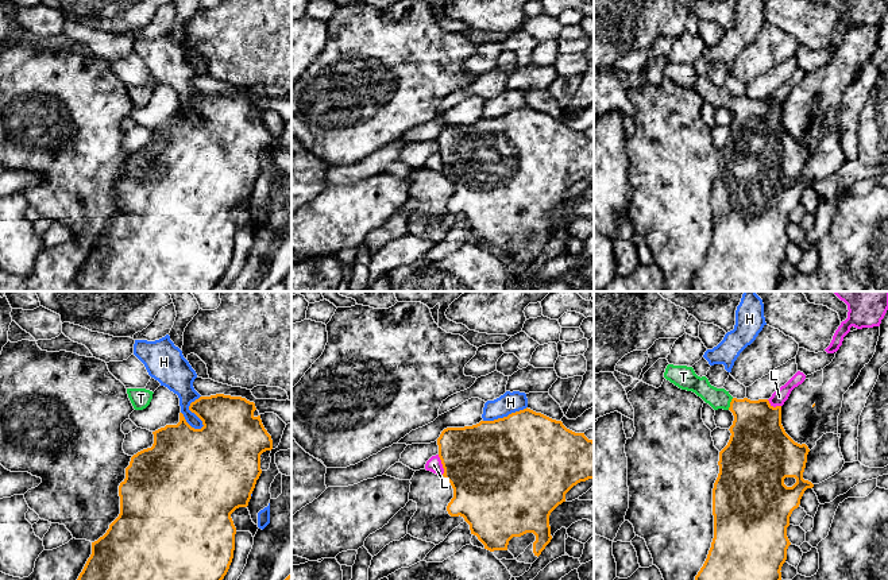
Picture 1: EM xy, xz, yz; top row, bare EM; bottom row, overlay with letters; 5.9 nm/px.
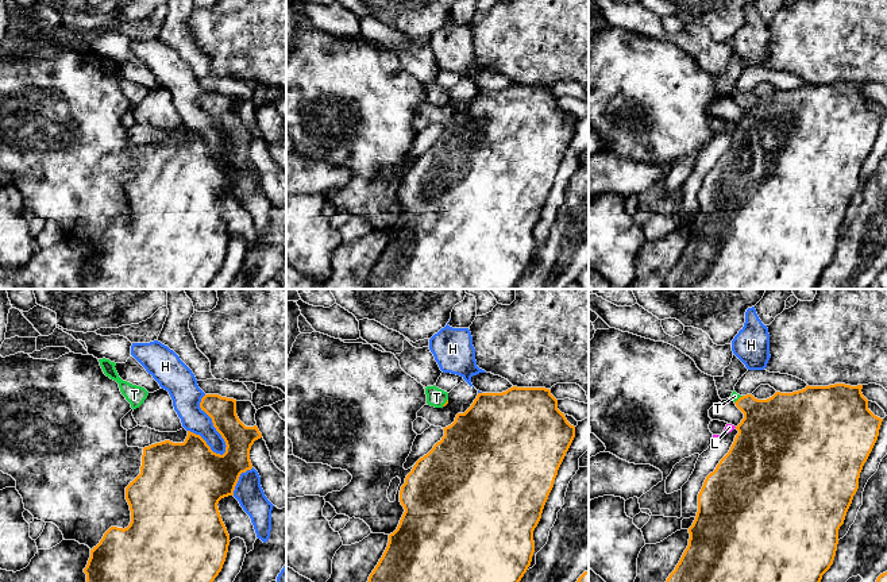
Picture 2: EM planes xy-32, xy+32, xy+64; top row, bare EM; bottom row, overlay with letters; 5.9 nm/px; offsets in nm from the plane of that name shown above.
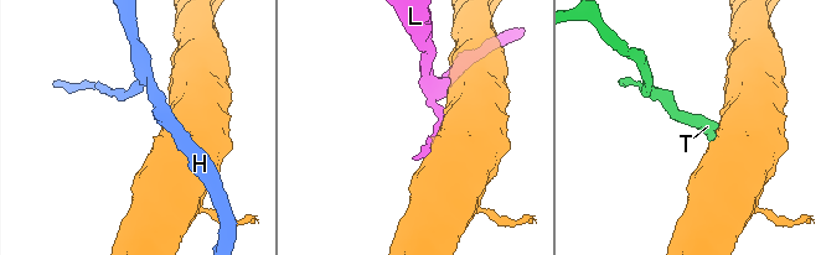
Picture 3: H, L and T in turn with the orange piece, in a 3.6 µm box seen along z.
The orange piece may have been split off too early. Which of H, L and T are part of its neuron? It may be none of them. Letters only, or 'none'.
T

